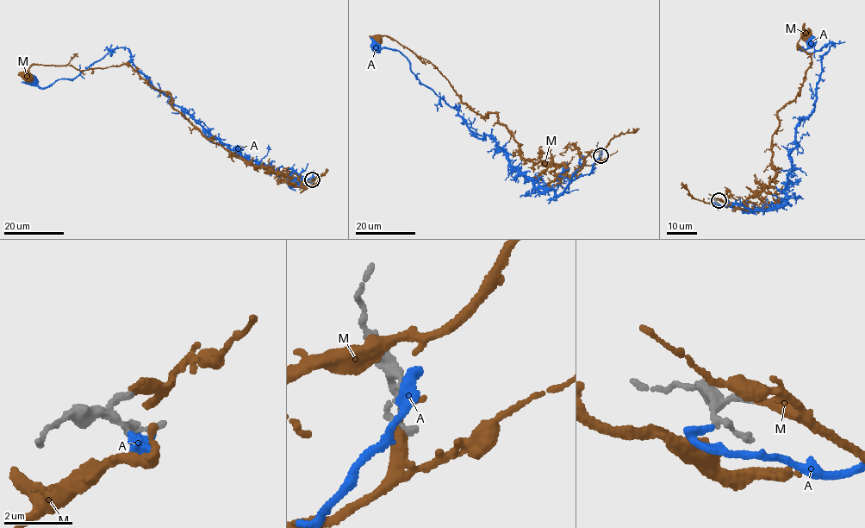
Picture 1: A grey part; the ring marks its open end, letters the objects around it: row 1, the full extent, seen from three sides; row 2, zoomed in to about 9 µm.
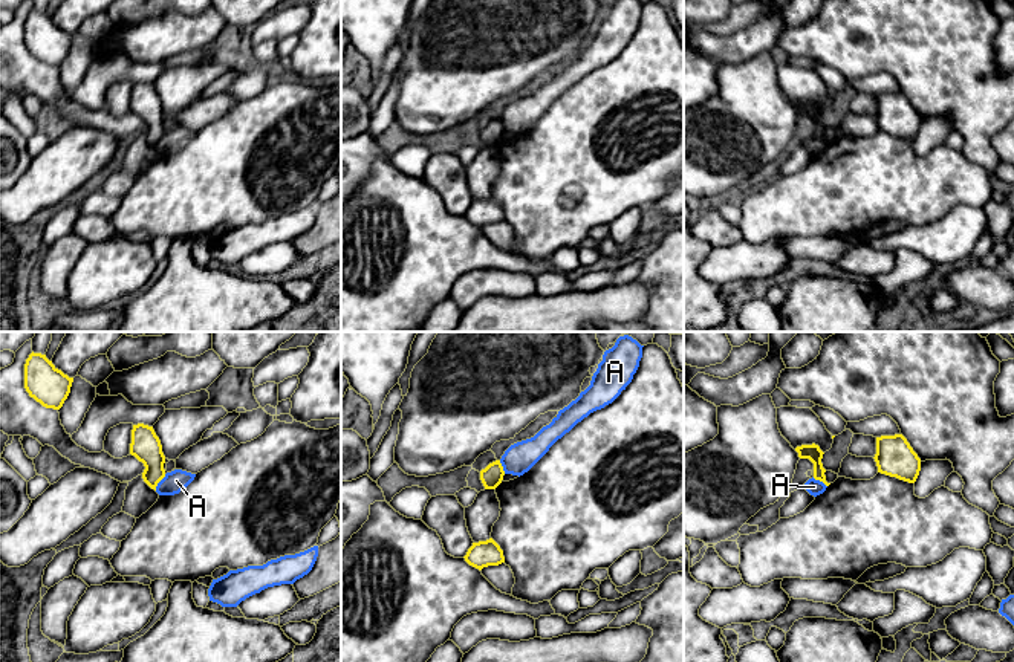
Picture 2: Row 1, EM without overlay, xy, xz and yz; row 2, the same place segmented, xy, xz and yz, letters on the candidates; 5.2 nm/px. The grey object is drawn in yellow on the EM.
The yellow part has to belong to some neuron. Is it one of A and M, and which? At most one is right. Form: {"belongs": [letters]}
{"belongs": ["M"]}

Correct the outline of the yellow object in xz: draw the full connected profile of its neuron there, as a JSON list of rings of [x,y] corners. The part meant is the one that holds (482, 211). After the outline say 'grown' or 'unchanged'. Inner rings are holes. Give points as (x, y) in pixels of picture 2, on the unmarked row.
[[[492,196],[473,200],[463,216],[470,223],[479,228],[505,220],[503,208]]]; unchanged

